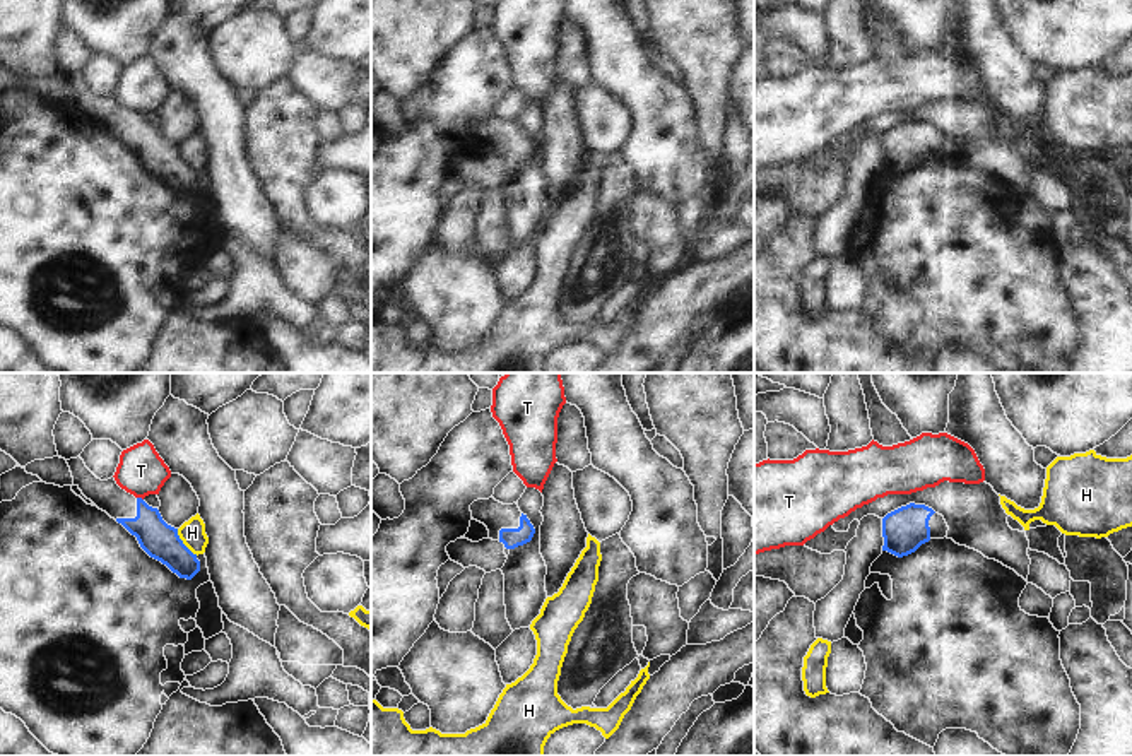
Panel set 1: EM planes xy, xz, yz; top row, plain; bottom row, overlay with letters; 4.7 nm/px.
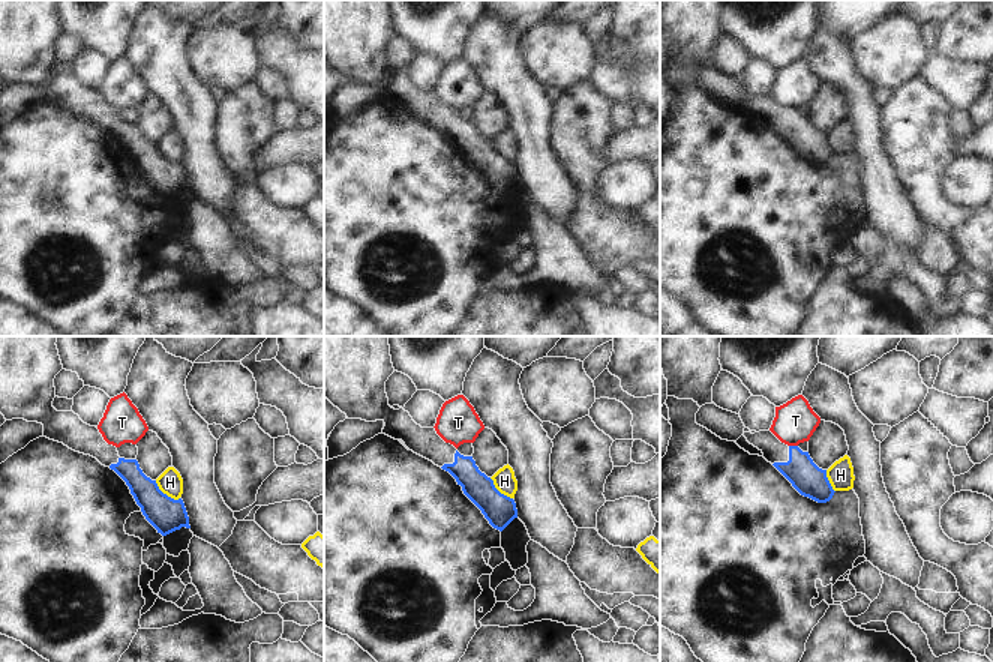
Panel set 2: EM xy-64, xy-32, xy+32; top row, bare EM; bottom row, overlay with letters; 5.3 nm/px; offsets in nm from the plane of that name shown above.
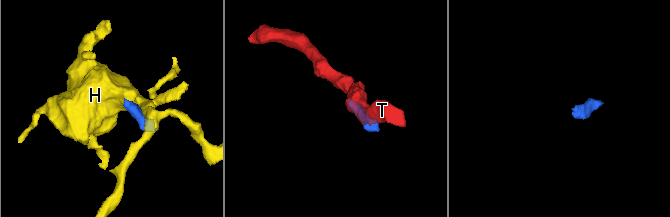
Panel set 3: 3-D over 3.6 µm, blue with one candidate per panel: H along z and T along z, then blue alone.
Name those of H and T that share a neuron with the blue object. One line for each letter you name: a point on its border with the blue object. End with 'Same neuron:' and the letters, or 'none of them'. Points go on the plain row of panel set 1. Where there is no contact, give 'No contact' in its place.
Same neuron: none of them

